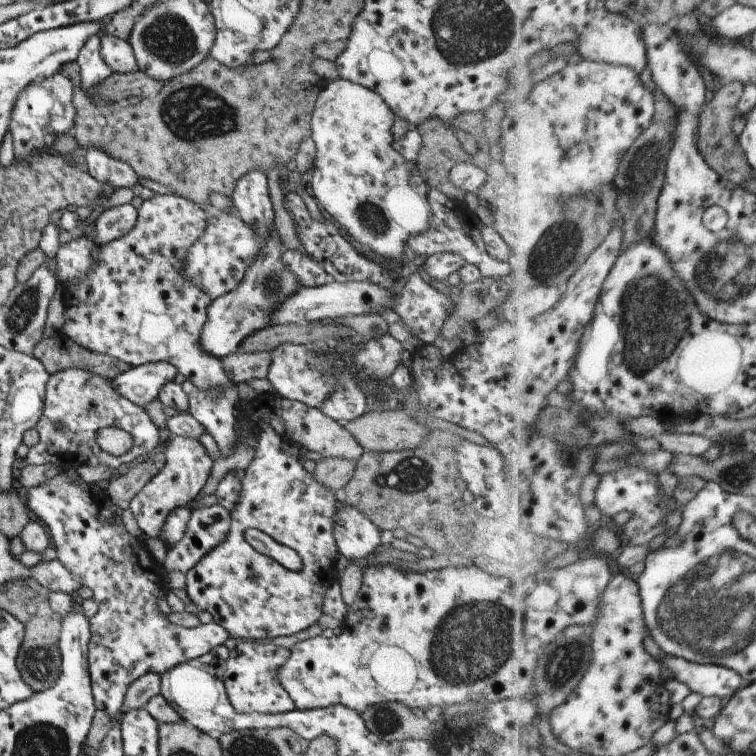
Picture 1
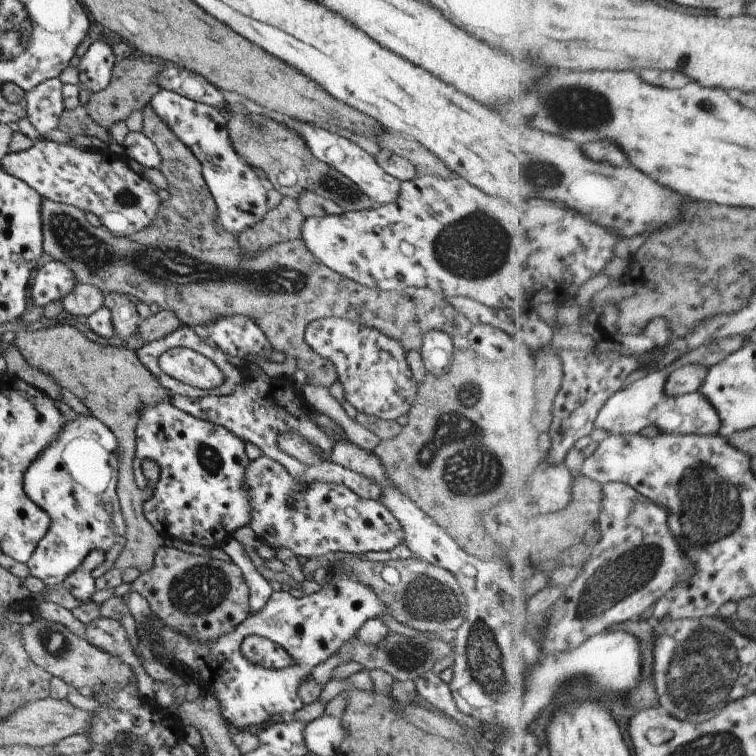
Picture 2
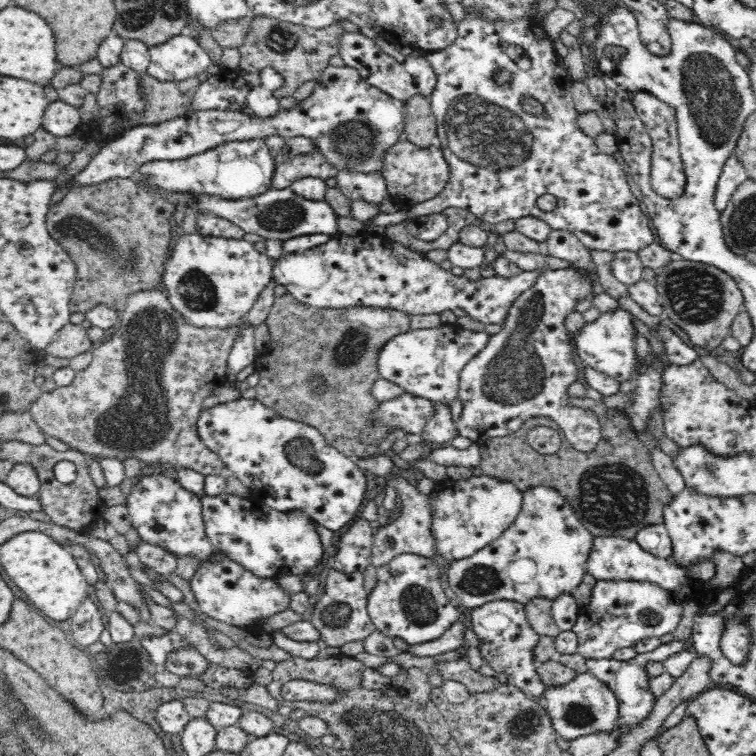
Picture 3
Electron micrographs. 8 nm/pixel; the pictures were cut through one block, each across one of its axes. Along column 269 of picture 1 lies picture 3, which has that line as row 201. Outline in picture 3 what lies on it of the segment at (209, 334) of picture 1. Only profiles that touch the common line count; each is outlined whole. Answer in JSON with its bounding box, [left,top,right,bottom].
[198,187,337,242]

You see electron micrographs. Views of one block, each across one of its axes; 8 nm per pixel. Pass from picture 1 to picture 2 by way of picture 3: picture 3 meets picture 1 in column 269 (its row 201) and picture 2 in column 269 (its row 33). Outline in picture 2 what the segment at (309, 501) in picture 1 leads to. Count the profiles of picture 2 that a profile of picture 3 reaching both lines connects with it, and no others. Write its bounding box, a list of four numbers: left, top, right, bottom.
[243,454,403,562]

